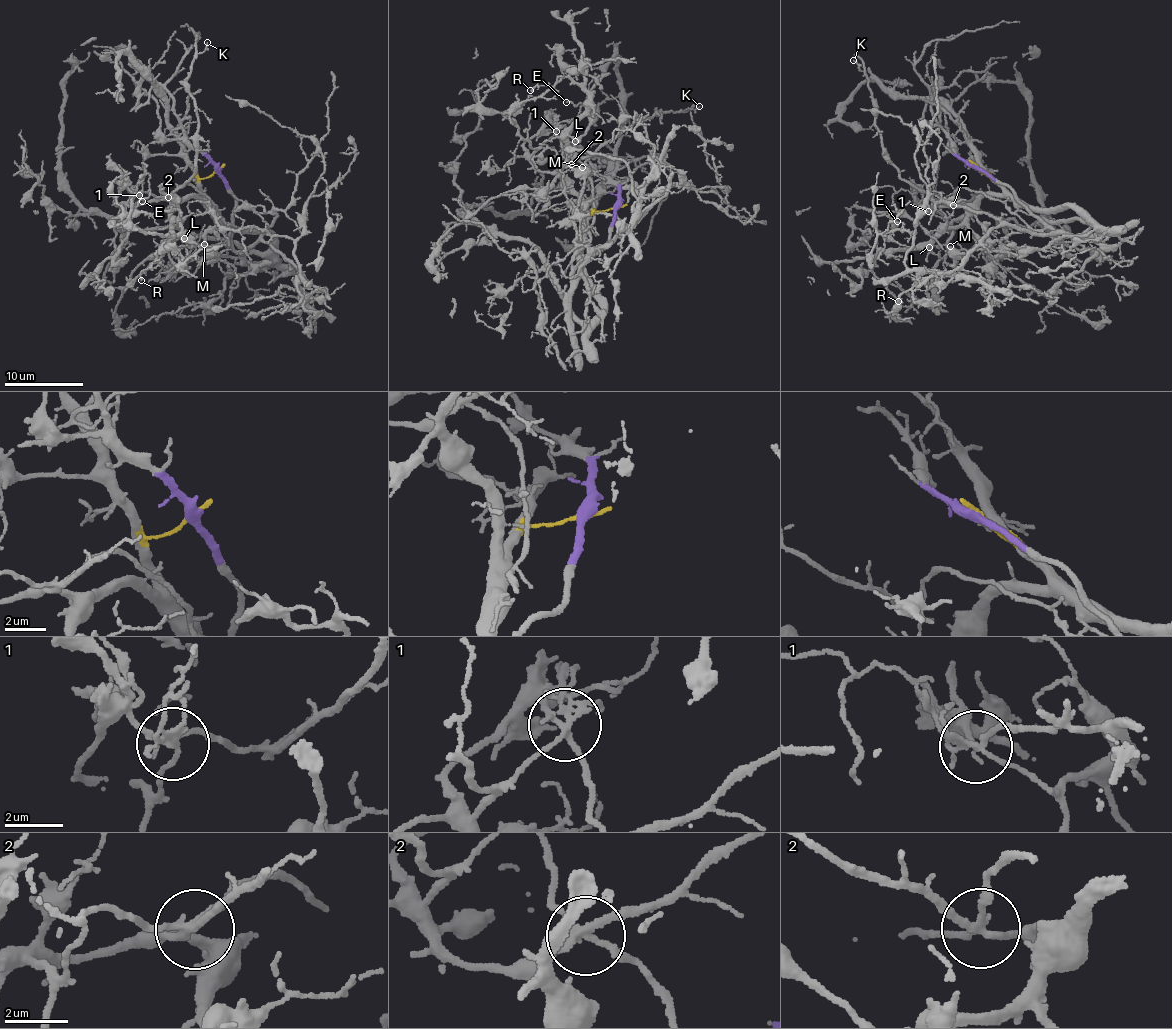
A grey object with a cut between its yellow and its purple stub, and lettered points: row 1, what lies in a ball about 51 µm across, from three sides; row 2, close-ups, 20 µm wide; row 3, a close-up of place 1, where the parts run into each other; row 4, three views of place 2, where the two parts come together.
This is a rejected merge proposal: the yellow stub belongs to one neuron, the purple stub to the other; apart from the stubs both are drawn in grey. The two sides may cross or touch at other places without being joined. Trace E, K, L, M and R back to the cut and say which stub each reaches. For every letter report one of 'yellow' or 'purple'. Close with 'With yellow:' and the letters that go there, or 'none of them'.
E: yellow
K: yellow
L: yellow
M: yellow
R: yellow
With yellow: E, K, L, M, R

